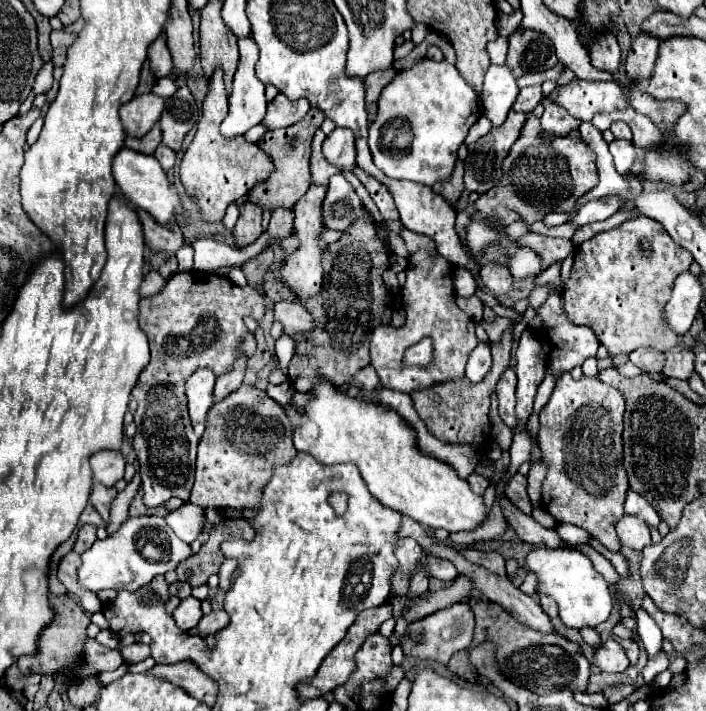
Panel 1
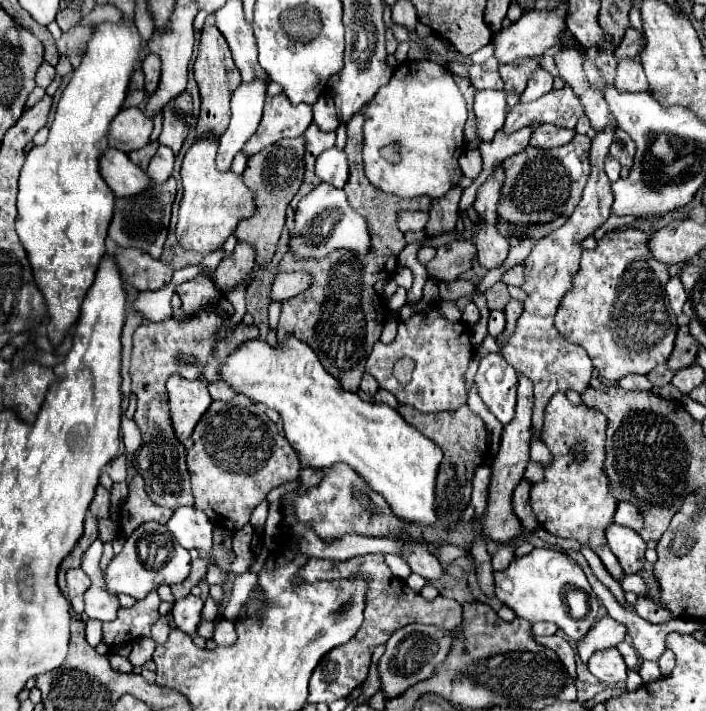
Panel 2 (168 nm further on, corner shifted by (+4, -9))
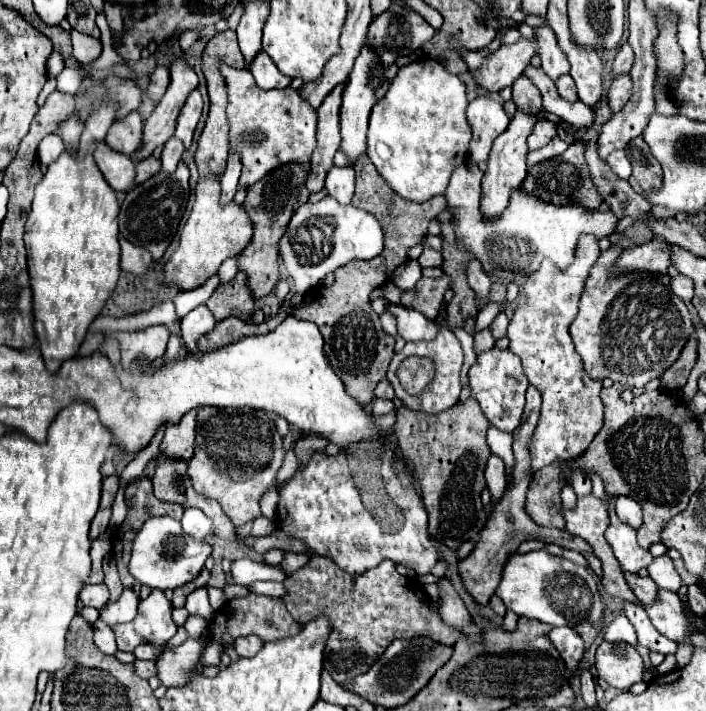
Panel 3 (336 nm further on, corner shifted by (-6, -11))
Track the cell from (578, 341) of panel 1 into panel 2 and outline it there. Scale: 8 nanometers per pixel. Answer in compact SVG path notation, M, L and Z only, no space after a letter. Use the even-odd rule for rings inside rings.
M614 125L604 127L596 133L590 147L590 179L586 183L584 195L580 203L576 205L574 213L570 215L568 223L564 223L560 229L554 229L550 235L536 241L530 255L522 261L526 273L524 283L520 289L526 293L524 311L516 319L514 333L504 339L496 341L500 353L510 361L510 365L524 377L528 377L534 383L534 415L532 415L532 435L536 439L542 437L544 429L544 407L552 399L556 391L566 393L568 389L574 389L576 393L582 393L590 385L592 377L592 361L584 353L584 349L576 345L568 345L554 327L554 315L558 311L558 305L562 297L572 289L574 275L580 269L580 255L582 255L582 241L590 237L600 225L604 225L610 217L610 207L614 203L614 195L610 189L610 179L604 173L604 159L608 157L608 147L614 137Z

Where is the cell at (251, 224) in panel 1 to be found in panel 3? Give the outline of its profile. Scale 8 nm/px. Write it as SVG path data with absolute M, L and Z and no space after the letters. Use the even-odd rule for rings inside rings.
M238 273L230 283L216 287L214 295L206 301L206 307L214 313L216 321L230 317L232 309L240 309L244 313L254 311L254 295L248 287L246 273Z

